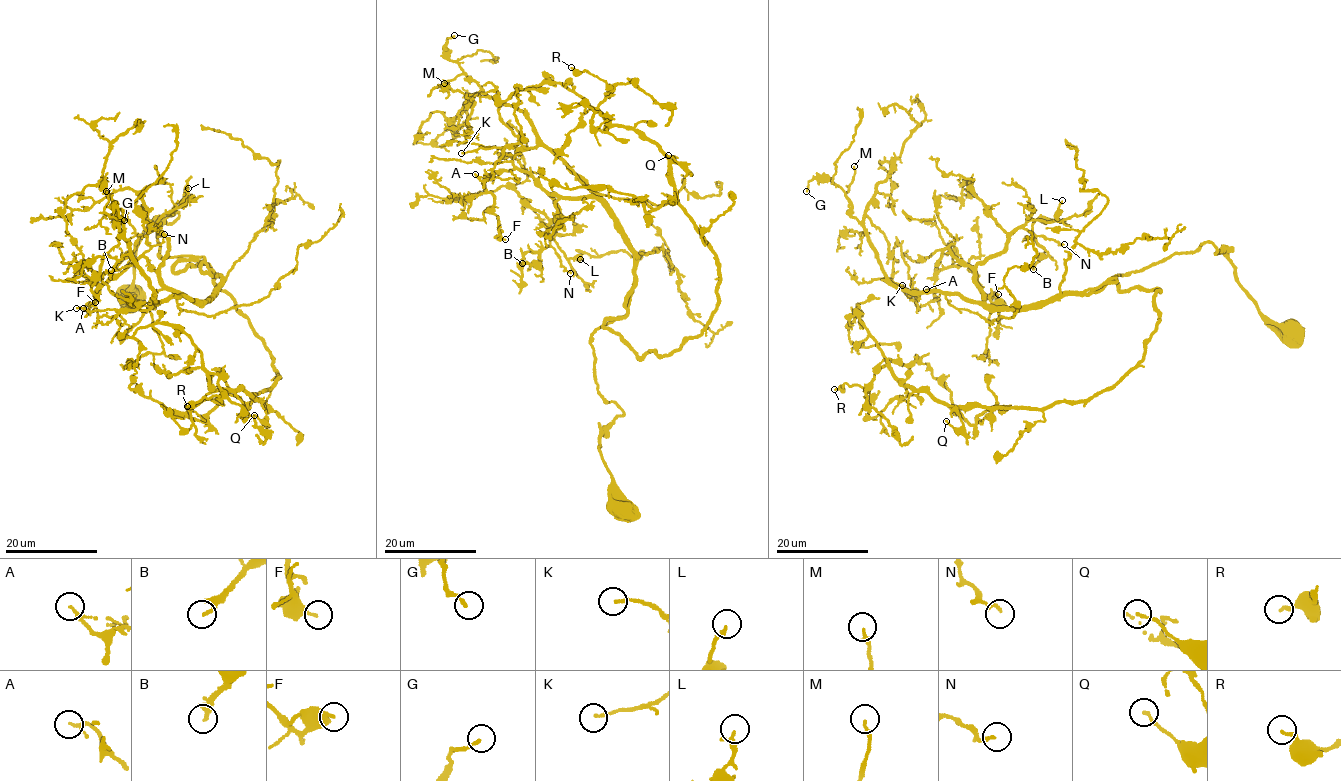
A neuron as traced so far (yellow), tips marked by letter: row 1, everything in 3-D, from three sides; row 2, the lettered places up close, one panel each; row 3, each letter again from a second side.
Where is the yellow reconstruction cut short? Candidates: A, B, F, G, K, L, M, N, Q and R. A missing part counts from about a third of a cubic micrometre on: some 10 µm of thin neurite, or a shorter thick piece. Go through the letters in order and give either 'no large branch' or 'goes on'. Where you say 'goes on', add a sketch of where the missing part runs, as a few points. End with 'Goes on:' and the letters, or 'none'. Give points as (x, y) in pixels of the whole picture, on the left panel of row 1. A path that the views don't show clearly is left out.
A: no large branch
B: no large branch
F: no large branch
G: no large branch
K: no large branch
L: no large branch
M: goes on; missing branch runs (106, 191), (110, 183), (109, 166)
N: no large branch
Q: no large branch
R: no large branch
Goes on: M

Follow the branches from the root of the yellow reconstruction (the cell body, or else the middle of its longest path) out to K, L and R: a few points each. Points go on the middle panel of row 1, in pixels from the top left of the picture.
K: (620, 509), (599, 444), (624, 412), (597, 390), (590, 339), (626, 314), (633, 251), (545, 147), (461, 153)
L: (620, 509), (599, 444), (624, 412), (590, 339), (626, 314), (634, 253), (599, 200), (550, 194), (580, 259)
R: (620, 509), (590, 337), (615, 319), (668, 355), (708, 324), (718, 259), (668, 156), (571, 67)

